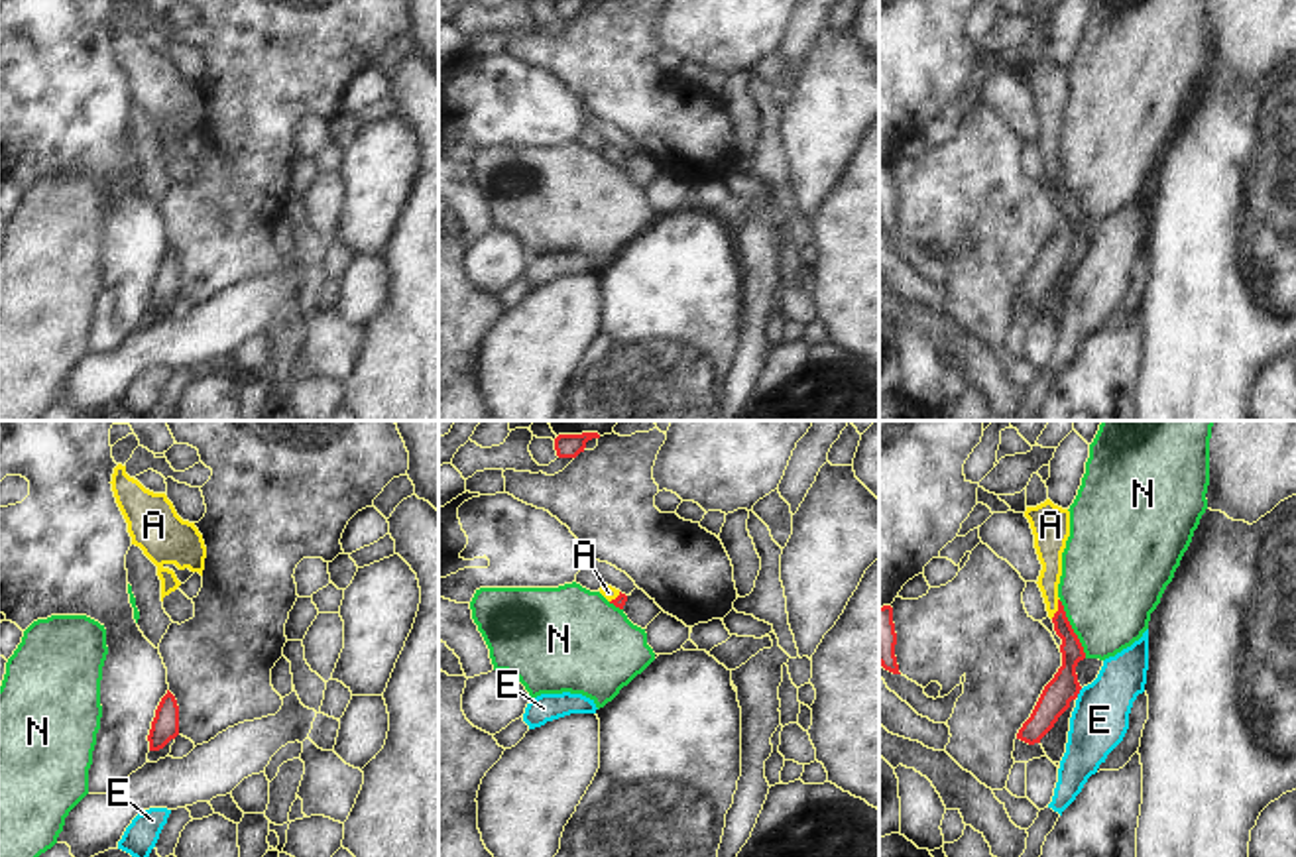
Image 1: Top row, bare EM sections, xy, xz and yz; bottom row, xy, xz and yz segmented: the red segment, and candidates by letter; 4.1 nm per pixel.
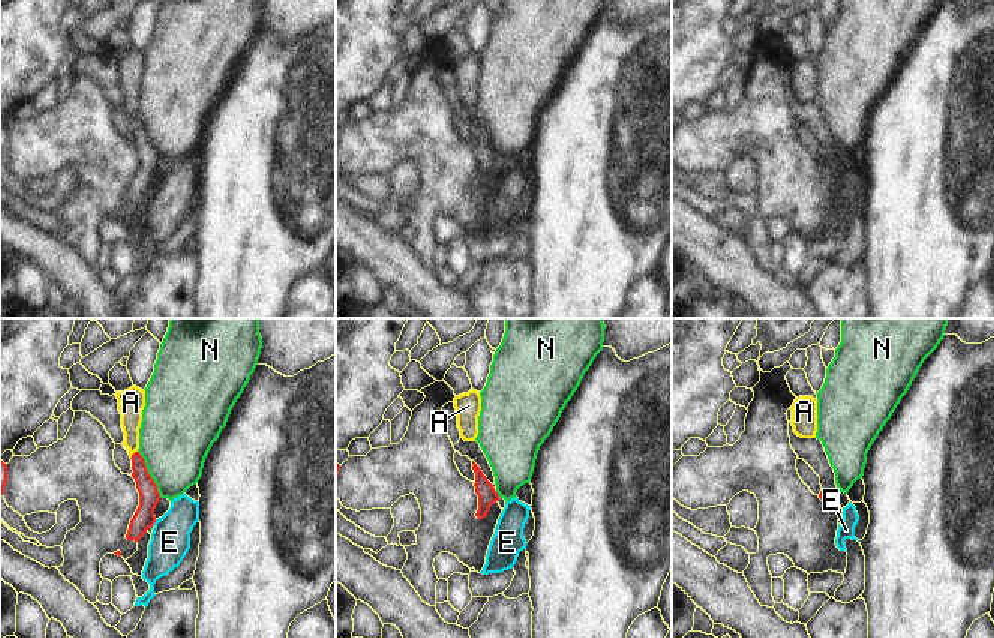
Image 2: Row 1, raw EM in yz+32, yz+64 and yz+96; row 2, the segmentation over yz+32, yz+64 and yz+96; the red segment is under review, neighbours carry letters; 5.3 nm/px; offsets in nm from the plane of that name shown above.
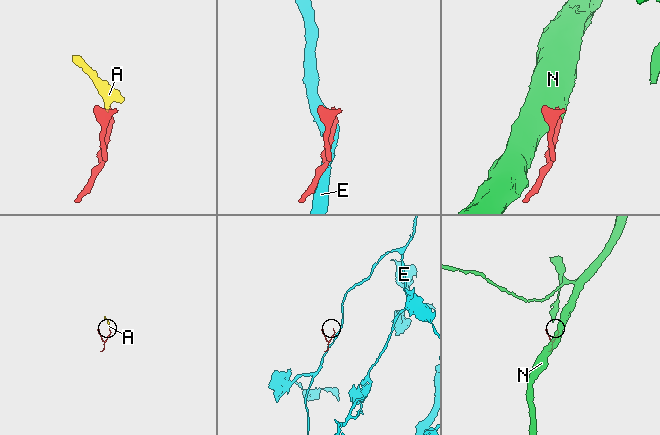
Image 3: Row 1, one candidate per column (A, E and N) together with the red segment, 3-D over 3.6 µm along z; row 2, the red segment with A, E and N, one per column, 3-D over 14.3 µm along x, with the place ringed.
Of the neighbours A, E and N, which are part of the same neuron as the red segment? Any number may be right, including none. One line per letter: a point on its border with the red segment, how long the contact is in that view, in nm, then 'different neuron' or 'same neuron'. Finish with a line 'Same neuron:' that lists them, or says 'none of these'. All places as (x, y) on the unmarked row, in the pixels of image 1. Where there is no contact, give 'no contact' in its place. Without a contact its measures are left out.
A: meets red in yz at (1059, 168); contact 90 nm long; same neuron
E: meets red in yz at (1078, 252); contact 50 nm long; different neuron
N: meets red in yz at (1072, 189); contact 260 nm long; different neuron
Same neuron: A

